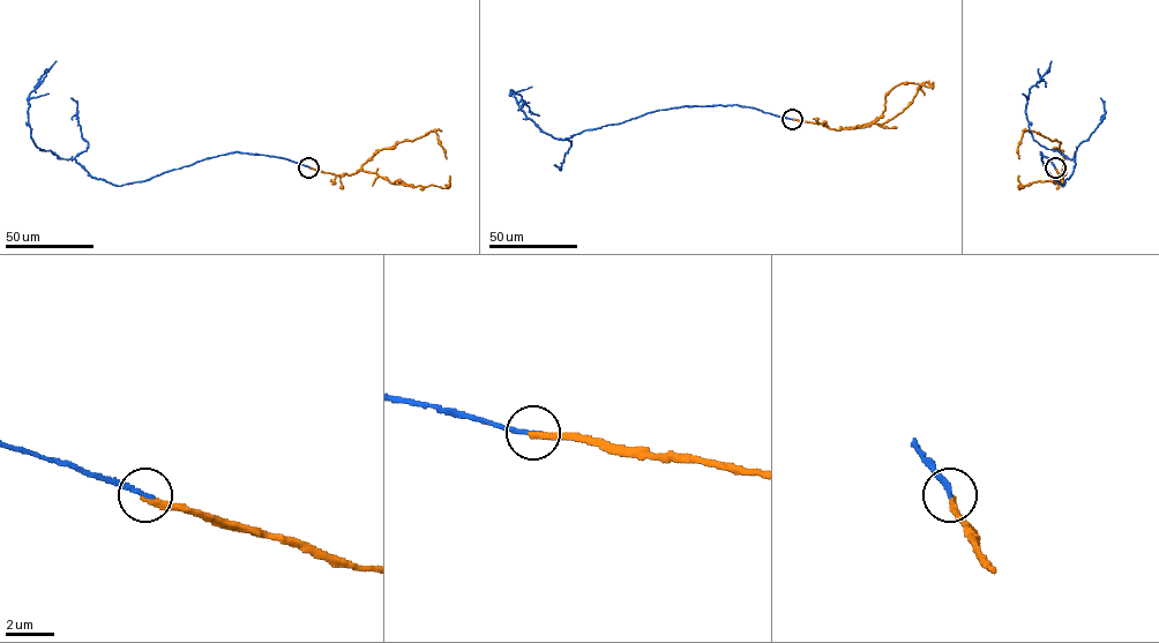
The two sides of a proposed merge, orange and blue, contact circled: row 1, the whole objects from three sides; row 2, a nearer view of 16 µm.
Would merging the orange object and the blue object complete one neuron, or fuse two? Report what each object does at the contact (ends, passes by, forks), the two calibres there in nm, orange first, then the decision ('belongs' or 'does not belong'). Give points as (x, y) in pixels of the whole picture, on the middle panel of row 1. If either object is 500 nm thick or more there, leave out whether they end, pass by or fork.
orange ends | blue ends | 280/200 nm | does not belong

